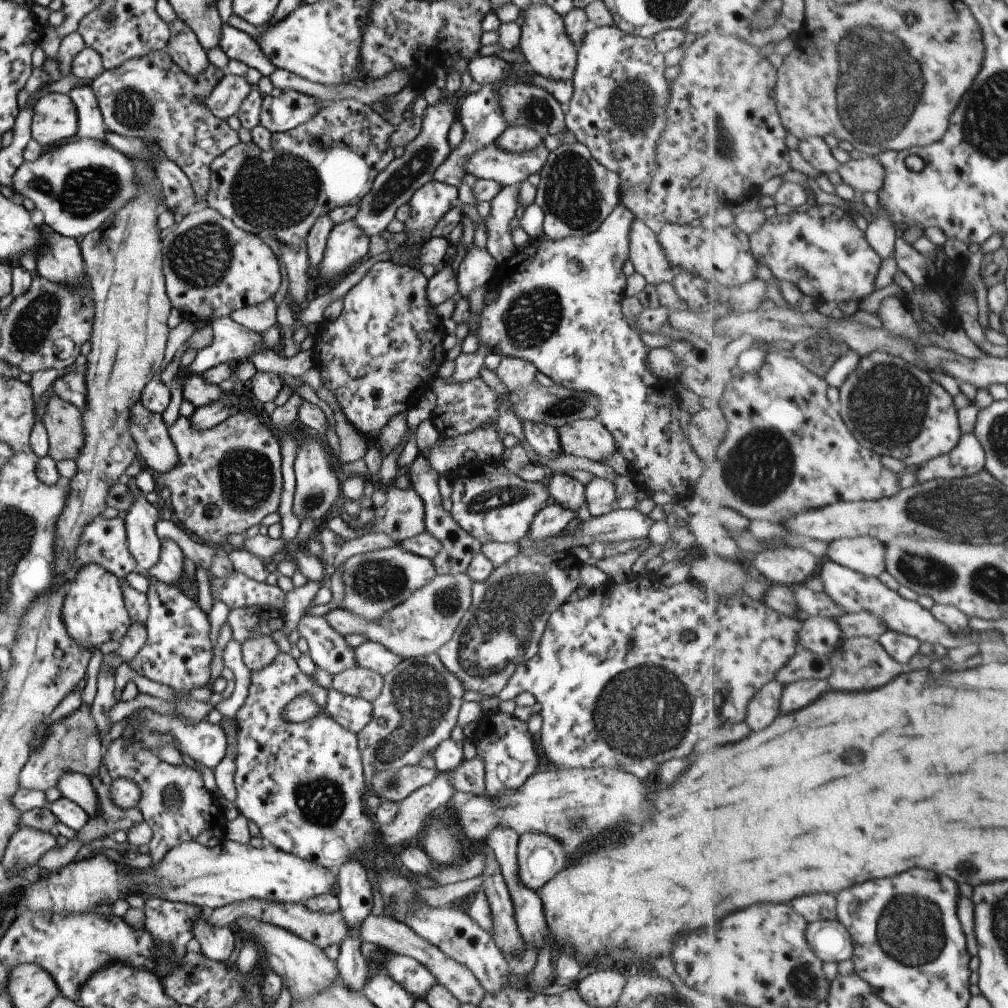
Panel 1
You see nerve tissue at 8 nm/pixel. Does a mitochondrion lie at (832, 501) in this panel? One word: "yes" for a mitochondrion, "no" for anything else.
no

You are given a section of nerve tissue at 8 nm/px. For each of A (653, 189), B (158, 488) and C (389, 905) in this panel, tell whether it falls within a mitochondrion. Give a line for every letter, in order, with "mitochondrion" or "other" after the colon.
A: other
B: other
C: other

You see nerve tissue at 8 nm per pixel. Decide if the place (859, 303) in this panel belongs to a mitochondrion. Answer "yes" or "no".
no

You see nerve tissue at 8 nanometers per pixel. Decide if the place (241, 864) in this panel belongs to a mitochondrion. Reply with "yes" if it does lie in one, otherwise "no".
no

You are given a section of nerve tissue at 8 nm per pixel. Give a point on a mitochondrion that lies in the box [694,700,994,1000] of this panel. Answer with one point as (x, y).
(910, 929)

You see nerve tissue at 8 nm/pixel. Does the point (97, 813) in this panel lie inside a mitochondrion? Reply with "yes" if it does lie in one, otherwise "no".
no

